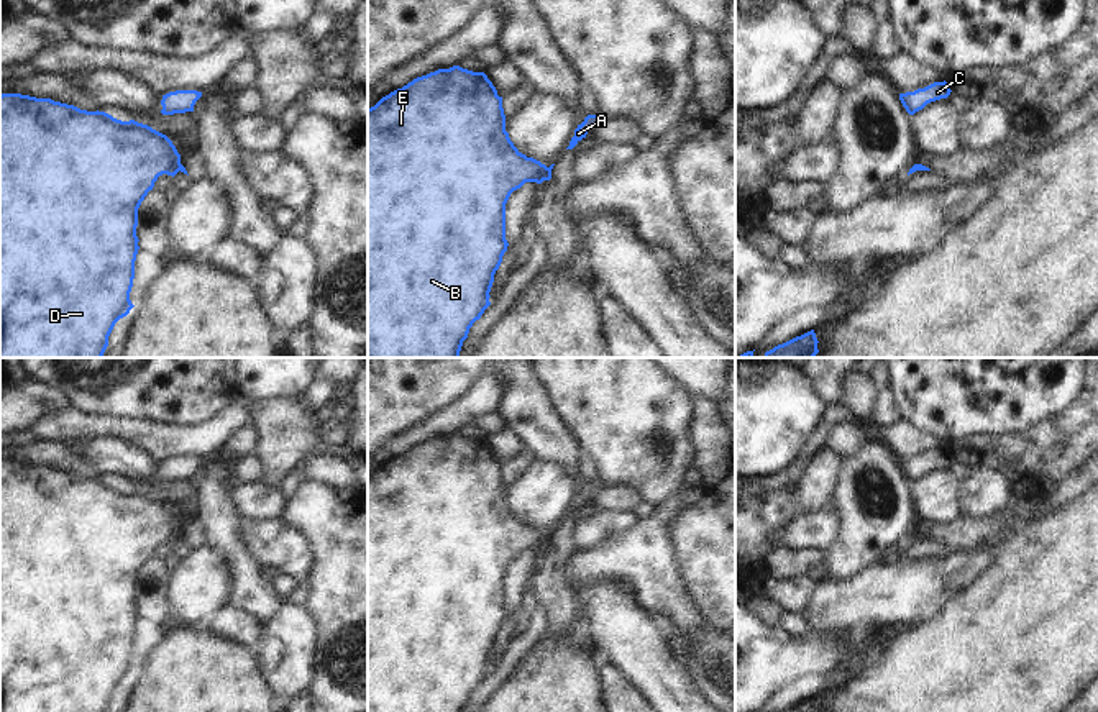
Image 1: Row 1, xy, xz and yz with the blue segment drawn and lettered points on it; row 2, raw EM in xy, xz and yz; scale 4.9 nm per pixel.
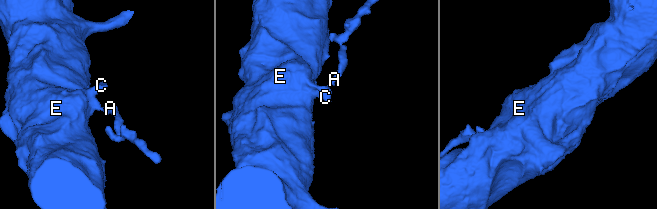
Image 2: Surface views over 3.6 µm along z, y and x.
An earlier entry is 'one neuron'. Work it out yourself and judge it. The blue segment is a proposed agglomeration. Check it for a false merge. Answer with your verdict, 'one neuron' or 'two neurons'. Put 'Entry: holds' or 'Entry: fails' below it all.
two neurons
Entry: fails

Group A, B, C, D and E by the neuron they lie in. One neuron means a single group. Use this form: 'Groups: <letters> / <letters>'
Groups: A / B C D E

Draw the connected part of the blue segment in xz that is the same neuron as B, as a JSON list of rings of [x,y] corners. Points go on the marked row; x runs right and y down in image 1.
[[[460,66],[417,77],[368,108],[368,358],[460,358],[469,328],[491,305],[494,274],[507,251],[506,203],[525,182],[542,184],[548,167],[522,154],[506,131],[502,97],[484,72]]]

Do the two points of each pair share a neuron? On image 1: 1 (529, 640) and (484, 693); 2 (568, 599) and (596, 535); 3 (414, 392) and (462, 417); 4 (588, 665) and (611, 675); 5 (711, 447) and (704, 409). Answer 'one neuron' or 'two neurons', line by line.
1: one neuron
2: two neurons
3: two neurons
4: two neurons
5: one neuron

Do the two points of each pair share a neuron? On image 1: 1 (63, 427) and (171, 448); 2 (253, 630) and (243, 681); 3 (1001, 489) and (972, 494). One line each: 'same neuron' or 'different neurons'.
1: same neuron
2: different neurons
3: same neuron

